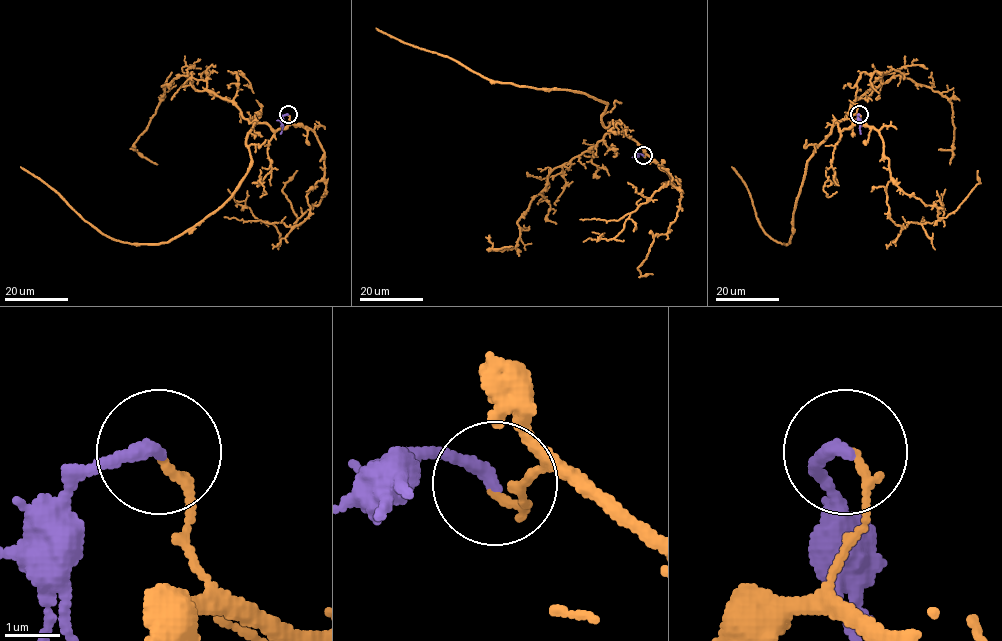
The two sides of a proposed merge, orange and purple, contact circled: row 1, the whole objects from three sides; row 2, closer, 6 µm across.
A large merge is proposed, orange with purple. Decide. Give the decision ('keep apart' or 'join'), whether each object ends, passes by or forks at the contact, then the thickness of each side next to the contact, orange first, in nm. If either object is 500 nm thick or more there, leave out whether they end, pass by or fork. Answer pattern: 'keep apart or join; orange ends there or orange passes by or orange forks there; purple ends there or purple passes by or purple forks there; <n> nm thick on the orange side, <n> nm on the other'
keep apart; orange ends there; purple ends there; 130 nm thick on the orange side, 240 nm on the other

